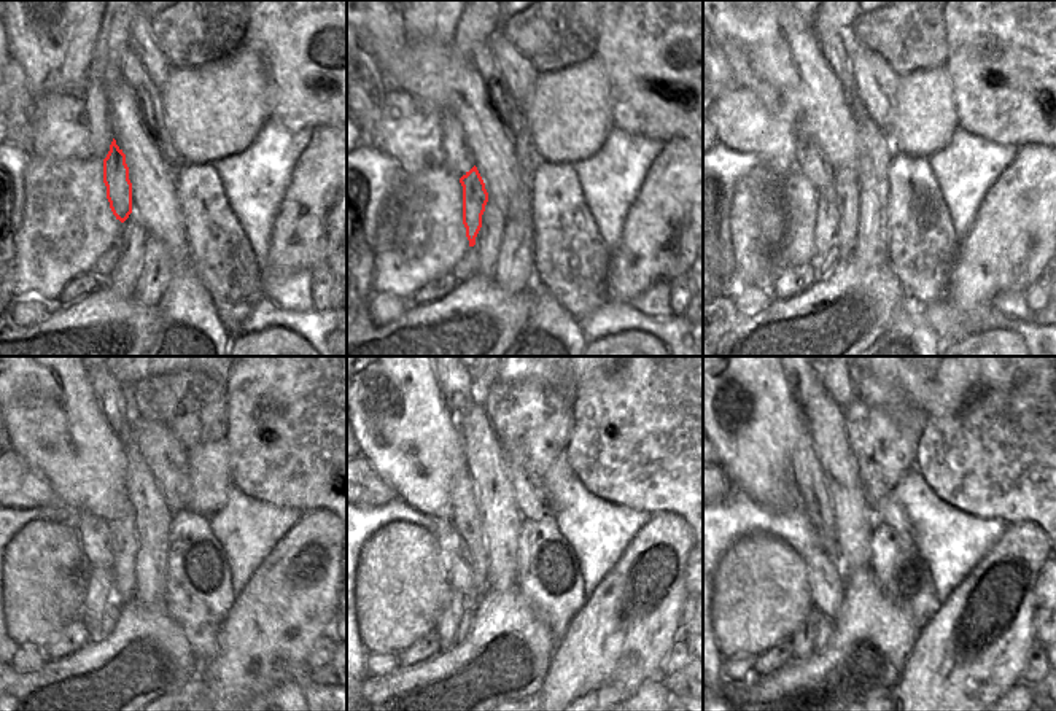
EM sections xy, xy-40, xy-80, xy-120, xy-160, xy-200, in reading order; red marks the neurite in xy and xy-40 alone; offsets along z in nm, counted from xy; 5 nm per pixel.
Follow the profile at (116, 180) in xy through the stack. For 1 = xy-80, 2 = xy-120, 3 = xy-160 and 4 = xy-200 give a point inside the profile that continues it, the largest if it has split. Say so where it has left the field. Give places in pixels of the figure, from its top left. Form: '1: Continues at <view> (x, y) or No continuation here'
1: Continues at xy-80 (827, 210)
2: Continues at xy-120 (100, 598)
3: Continues at xy-160 (449, 621)
4: Continues at xy-200 (802, 640)

